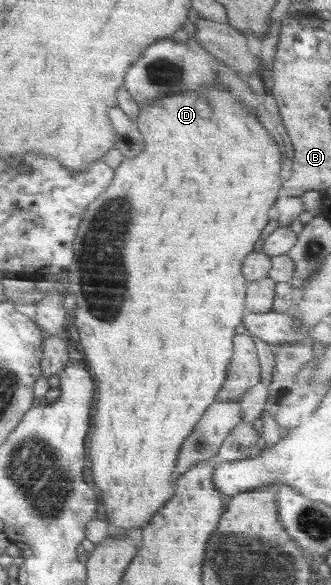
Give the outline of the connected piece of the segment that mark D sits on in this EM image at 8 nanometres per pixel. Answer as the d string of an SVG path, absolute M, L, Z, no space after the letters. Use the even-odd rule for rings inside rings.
M216 83L214 86L208 84L207 89L202 89L201 91L186 91L178 92L178 94L172 94L172 96L166 96L162 100L156 100L156 102L150 102L150 106L144 108L144 114L140 116L140 129L144 132L144 138L148 142L148 148L150 150L144 150L144 154L132 158L132 160L126 160L118 170L116 170L116 178L114 178L114 184L110 184L108 192L102 194L90 208L88 212L85 212L85 218L82 221L80 230L78 231L78 236L75 242L76 253L75 261L71 264L70 269L68 270L68 279L66 280L65 287L69 292L73 292L77 296L77 308L73 313L76 318L75 324L79 330L81 337L81 352L84 354L84 359L89 366L92 374L94 374L94 380L97 386L97 393L95 394L95 420L96 434L93 434L94 440L92 440L92 446L90 446L90 456L94 460L94 476L96 476L96 484L98 488L102 490L102 494L106 498L104 504L106 504L108 523L111 527L111 533L122 534L128 532L128 530L134 530L134 528L143 529L145 526L148 526L151 523L151 520L154 518L154 515L169 502L170 499L177 493L176 489L176 478L175 472L177 471L178 462L181 456L181 450L185 446L186 440L189 439L189 436L193 434L195 428L198 426L198 423L201 422L202 417L206 414L206 411L217 401L218 395L222 392L222 388L225 388L226 380L228 380L229 368L233 363L235 356L235 340L234 338L238 336L238 326L243 325L245 318L247 316L247 296L249 294L249 286L251 284L248 277L243 272L245 267L246 259L249 258L250 254L256 251L256 244L258 240L262 238L262 232L266 230L266 226L270 224L270 210L274 208L274 205L277 204L281 195L283 195L283 190L285 186L285 180L280 177L282 174L282 158L284 158L284 149L278 145L278 140L272 136L272 132L264 126L264 122L260 120L256 113L251 111L251 108L247 106L242 106L242 101L233 93L232 89Z

